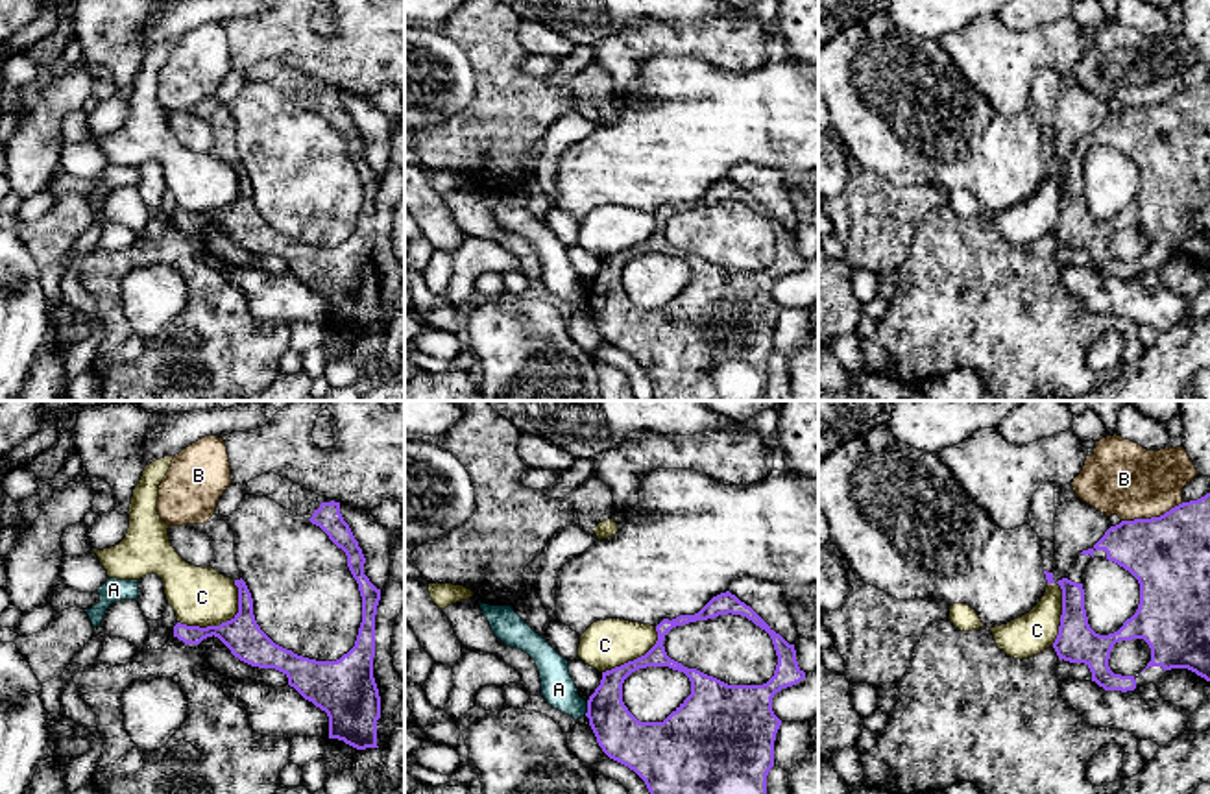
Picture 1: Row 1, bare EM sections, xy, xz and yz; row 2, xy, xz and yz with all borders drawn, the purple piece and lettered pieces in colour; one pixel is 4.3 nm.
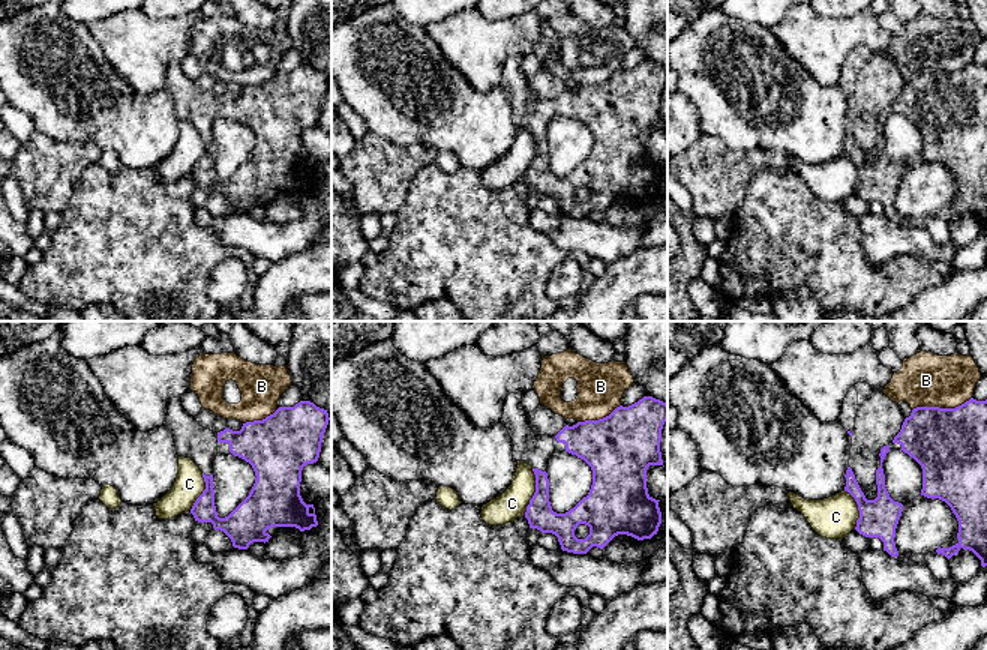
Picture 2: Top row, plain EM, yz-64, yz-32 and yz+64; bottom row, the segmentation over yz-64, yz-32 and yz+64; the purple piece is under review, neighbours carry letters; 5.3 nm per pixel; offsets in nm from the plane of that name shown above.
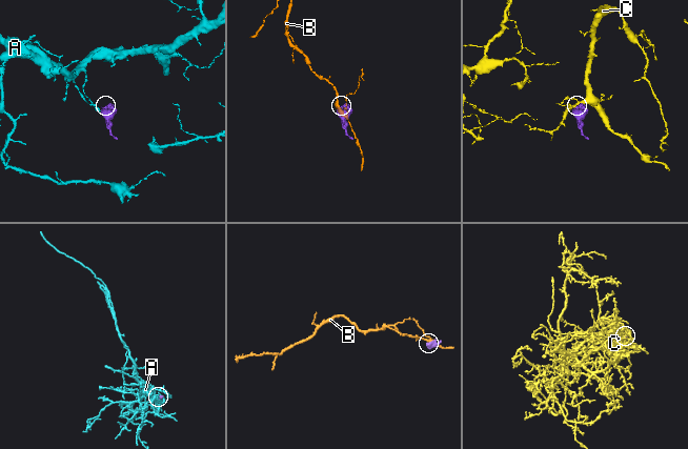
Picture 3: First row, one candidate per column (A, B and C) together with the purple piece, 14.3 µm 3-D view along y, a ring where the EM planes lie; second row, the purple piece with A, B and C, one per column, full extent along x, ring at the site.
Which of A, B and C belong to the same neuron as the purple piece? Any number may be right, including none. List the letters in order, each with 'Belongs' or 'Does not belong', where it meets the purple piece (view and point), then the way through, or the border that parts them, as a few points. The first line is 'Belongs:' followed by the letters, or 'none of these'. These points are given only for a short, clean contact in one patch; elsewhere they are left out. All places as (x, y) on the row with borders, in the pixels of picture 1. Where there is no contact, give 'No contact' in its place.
Belongs: none of these
A: Does not belong. Touches purple at xz (588, 709). Boundary: xz (588, 702), (584, 715)
B: Does not belong. Touches purple at yz (1151, 517)
C: Does not belong. Touches purple at xy (222, 623)

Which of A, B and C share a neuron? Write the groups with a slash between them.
A / B / C

